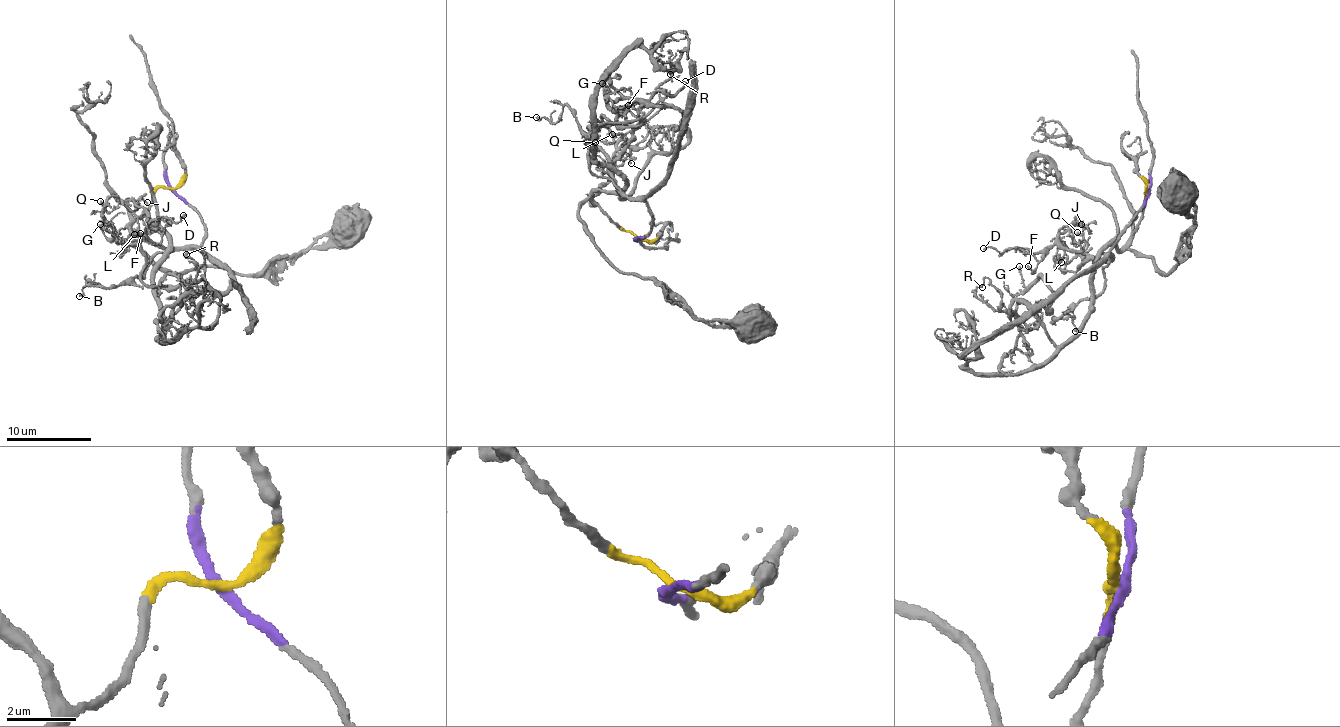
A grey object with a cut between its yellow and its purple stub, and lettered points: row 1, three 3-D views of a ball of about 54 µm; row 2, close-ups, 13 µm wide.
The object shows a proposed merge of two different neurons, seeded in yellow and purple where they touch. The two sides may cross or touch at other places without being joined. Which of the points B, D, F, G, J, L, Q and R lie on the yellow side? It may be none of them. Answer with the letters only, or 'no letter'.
G

